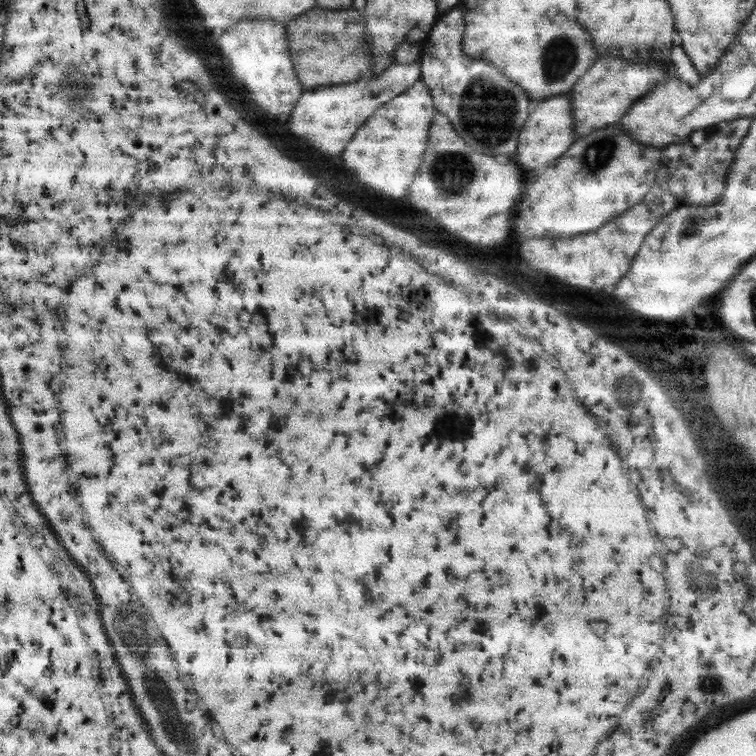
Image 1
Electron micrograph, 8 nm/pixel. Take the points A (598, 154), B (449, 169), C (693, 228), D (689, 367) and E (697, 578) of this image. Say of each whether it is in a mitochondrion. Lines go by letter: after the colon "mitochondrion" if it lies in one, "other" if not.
A: mitochondrion
B: mitochondrion
C: mitochondrion
D: other
E: mitochondrion

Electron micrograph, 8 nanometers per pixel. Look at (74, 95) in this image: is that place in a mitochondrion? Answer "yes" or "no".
yes

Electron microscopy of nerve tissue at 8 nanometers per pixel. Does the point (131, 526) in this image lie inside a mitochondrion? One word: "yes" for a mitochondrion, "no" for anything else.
no

